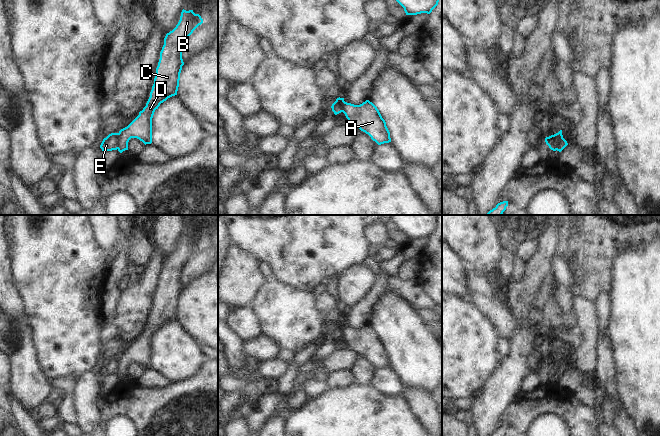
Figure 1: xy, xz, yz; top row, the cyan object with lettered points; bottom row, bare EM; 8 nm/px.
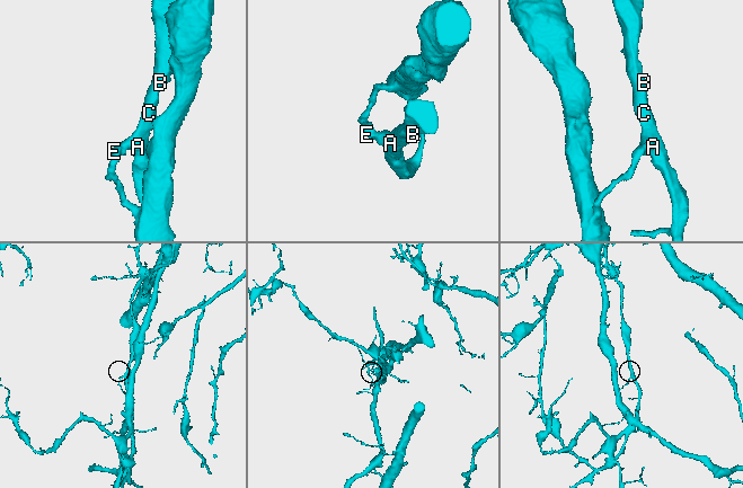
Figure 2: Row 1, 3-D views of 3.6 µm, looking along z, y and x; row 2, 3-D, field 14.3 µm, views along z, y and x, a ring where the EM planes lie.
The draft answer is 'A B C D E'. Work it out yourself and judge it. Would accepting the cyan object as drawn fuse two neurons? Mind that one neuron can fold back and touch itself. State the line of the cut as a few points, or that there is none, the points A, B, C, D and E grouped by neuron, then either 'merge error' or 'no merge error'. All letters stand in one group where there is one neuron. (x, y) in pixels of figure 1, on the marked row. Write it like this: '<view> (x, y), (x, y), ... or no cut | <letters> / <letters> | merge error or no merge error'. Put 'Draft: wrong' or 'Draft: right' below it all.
xy (117, 133), (118, 148) | A B C D / E | merge error
Draft: wrong

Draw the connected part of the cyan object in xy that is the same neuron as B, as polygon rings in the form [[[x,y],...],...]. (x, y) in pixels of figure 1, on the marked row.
[[[182,10],[176,27],[166,34],[160,59],[156,68],[154,84],[146,106],[139,115],[118,133],[118,151],[128,150],[131,138],[137,138],[145,145],[152,143],[152,118],[161,103],[177,95],[180,73],[184,65],[182,48],[187,38],[203,23],[193,10]]]

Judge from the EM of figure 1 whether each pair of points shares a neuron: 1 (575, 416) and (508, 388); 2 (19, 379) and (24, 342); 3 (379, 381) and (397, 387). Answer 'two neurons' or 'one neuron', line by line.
1: two neurons
2: one neuron
3: one neuron

